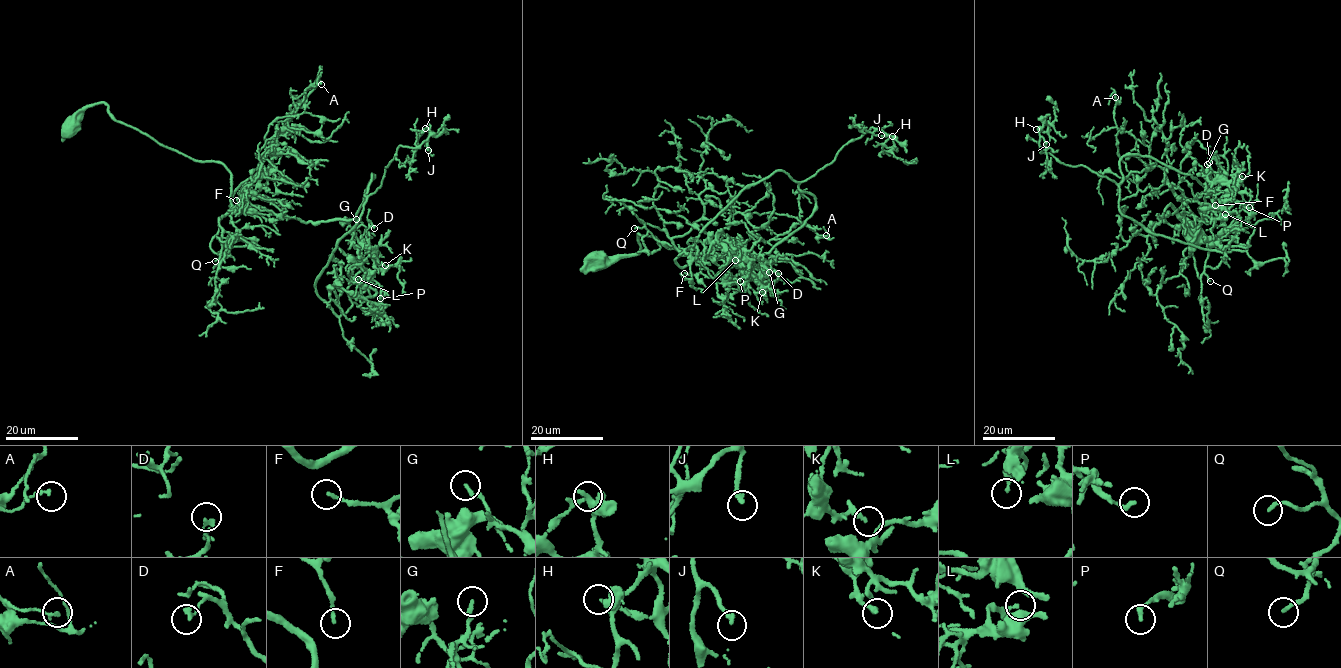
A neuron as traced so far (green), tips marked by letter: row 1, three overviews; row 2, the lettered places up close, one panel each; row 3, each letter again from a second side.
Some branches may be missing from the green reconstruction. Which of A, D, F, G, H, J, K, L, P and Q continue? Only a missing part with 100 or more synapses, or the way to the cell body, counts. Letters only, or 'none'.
J

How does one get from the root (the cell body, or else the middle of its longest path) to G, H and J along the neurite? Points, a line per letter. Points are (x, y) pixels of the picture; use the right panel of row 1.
G: (1192, 231), (1160, 219), (1182, 195), (1202, 220), (1209, 189), (1120, 161), (1125, 217), (1246, 250), (1207, 164)
H: (1192, 231), (1160, 219), (1182, 195), (1202, 220), (1195, 177), (1131, 154), (1118, 184), (1036, 129)
J: (1192, 231), (1160, 219), (1182, 195), (1202, 220), (1189, 174), (1128, 155), (1118, 184), (1046, 144)

